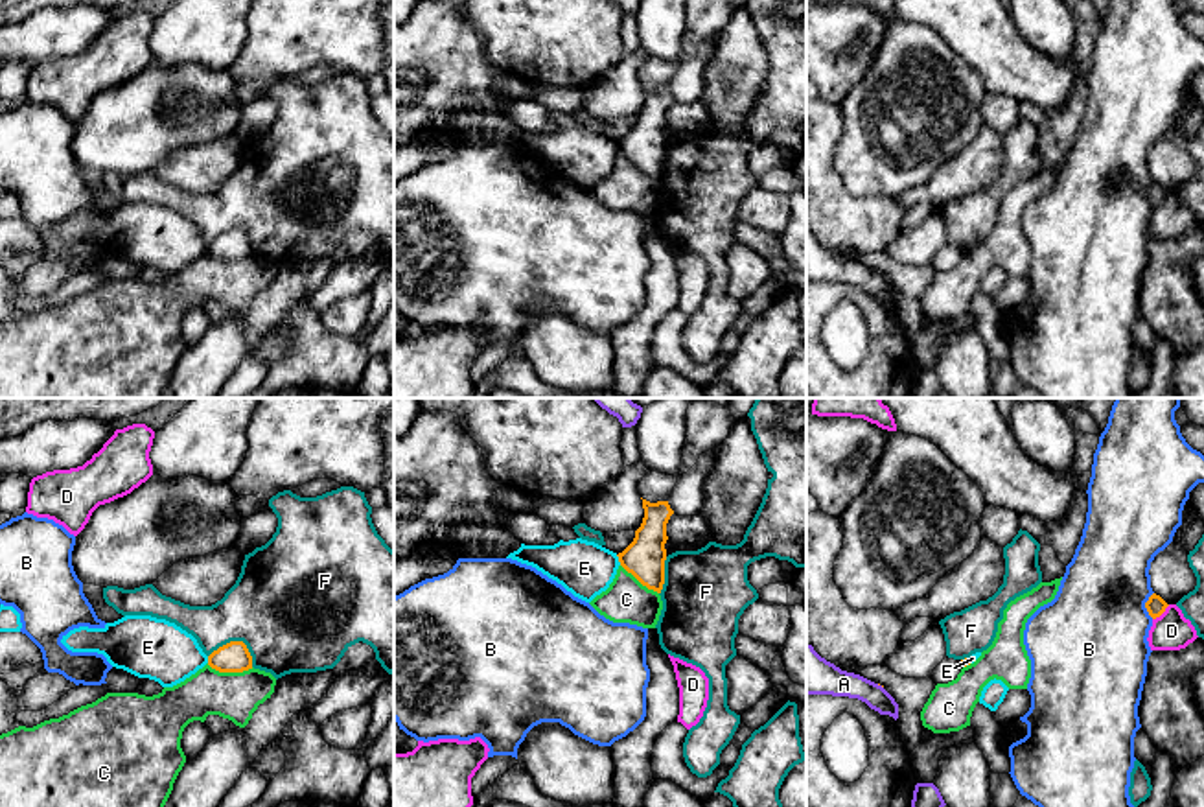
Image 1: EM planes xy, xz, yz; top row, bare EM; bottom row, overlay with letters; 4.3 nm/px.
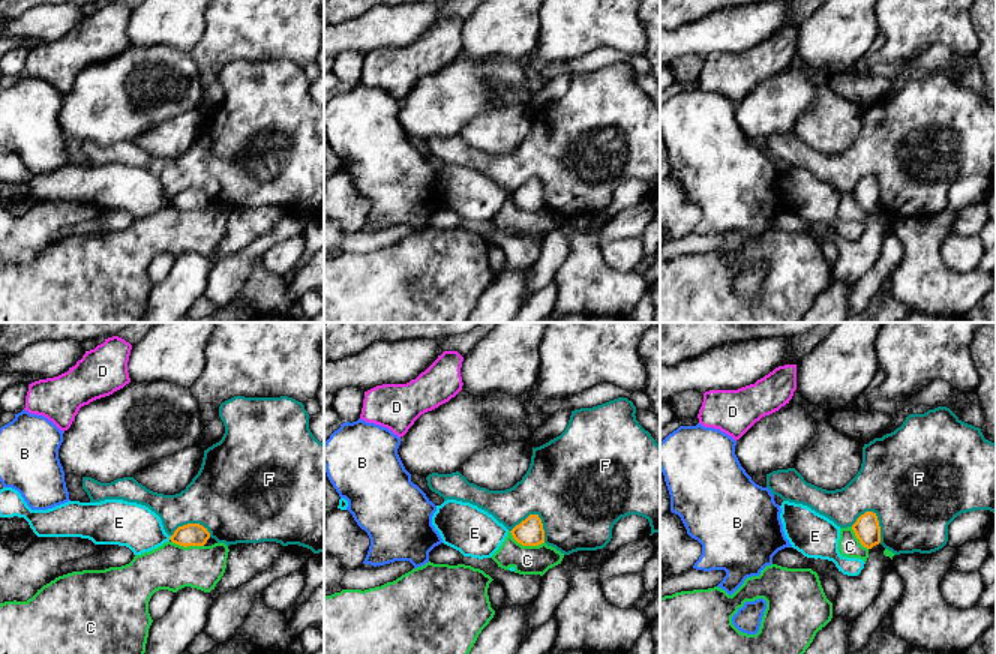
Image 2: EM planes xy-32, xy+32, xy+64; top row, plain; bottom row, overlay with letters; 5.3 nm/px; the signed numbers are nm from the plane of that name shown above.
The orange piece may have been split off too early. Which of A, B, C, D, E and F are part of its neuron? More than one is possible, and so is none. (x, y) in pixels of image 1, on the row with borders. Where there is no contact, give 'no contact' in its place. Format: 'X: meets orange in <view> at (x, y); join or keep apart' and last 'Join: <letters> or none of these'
A: no contact; keep apart
B: meets orange in yz at (1146, 605); keep apart
C: meets orange in xy at (231, 671); keep apart
D: meets orange in yz at (1160, 614); keep apart
E: meets orange in xz at (619, 561); keep apart
F: meets orange in xy at (238, 642); keep apart
Join: none of these

